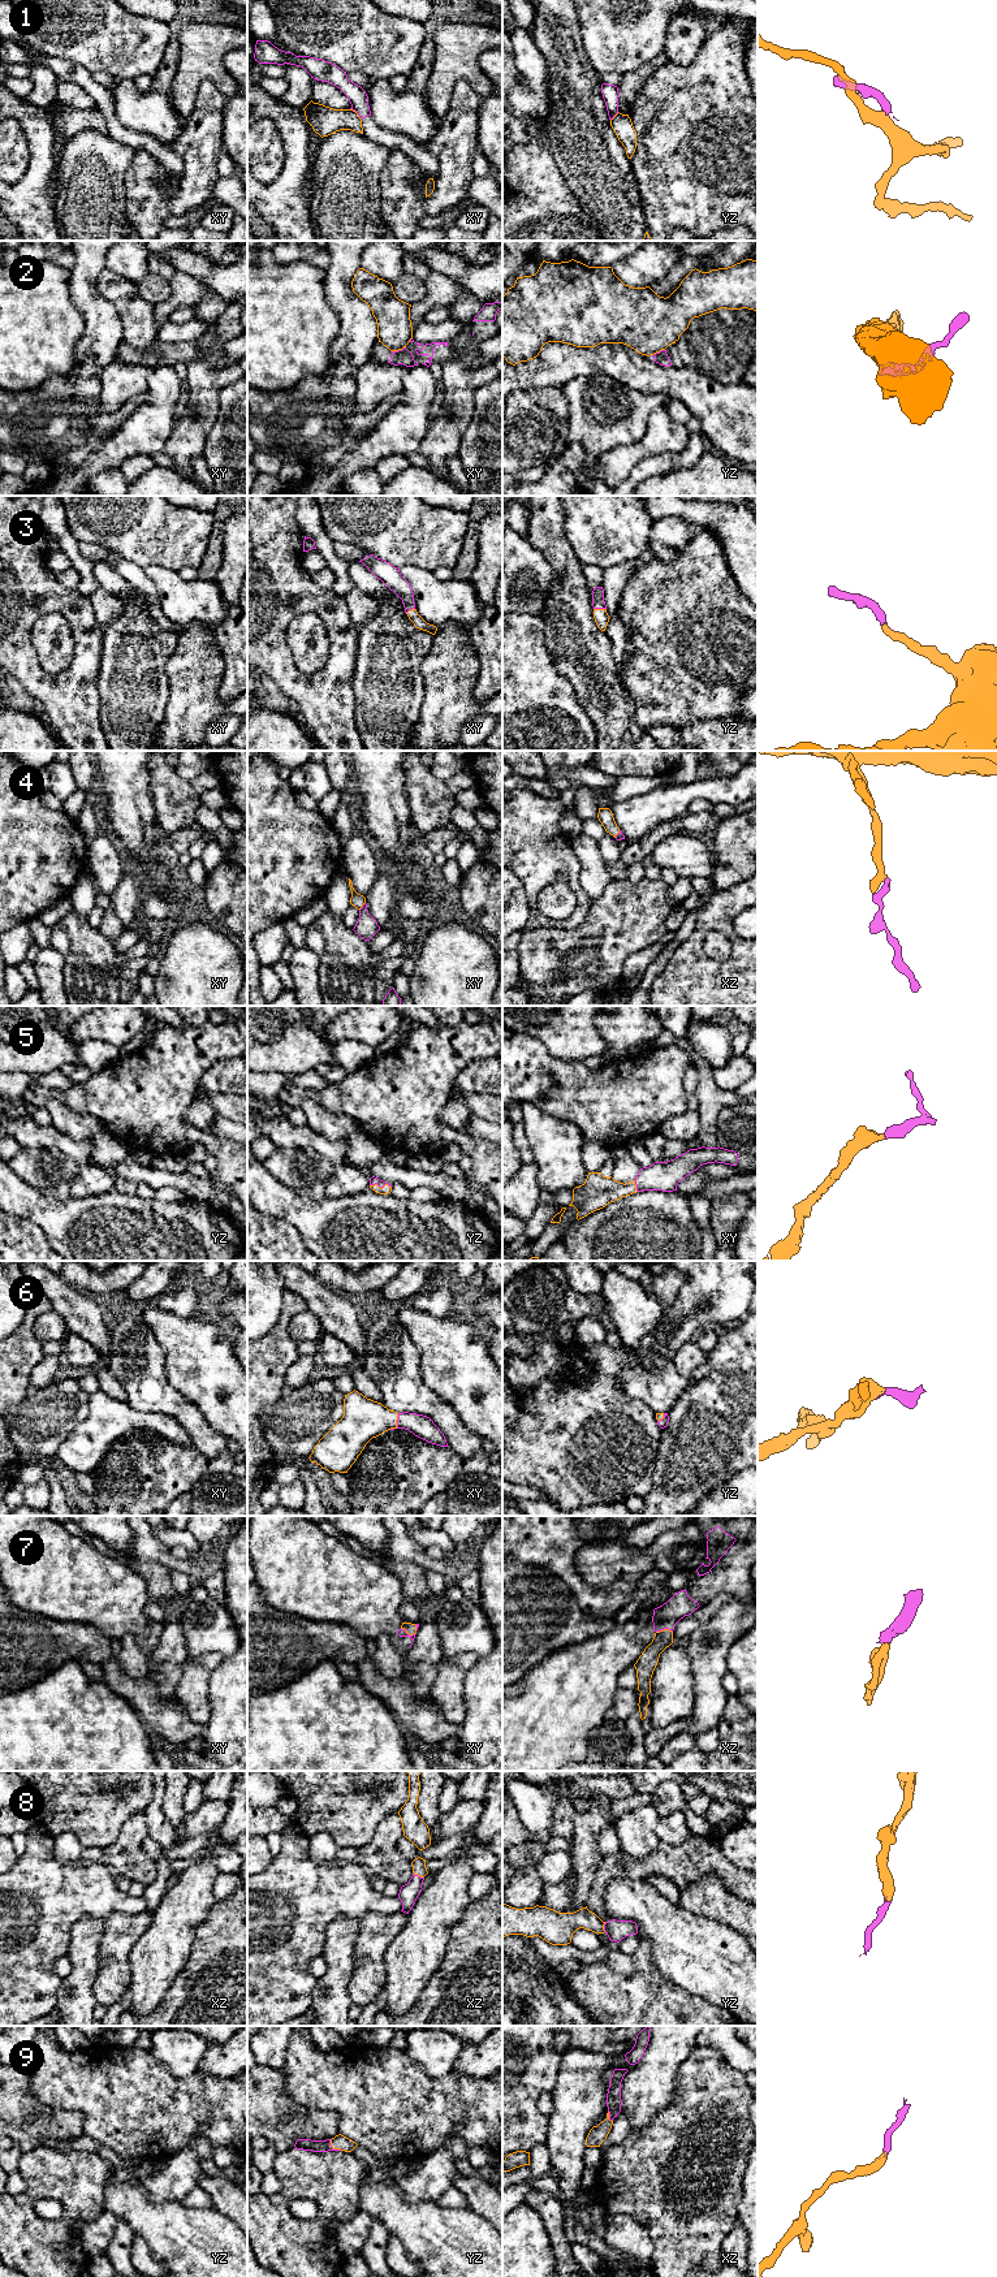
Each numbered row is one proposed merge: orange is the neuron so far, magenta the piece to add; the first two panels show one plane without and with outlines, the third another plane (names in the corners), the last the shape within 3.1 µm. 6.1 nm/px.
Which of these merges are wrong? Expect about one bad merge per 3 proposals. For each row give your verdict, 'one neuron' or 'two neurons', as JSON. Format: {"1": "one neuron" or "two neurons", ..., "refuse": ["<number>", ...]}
{"1": "two neurons", "2": "two neurons", "3": "one neuron", "4": "one neuron", "5": "one neuron", "6": "one neuron", "7": "one neuron", "8": "one neuron", "9": "one neuron", "refuse": ["1", "2"]}

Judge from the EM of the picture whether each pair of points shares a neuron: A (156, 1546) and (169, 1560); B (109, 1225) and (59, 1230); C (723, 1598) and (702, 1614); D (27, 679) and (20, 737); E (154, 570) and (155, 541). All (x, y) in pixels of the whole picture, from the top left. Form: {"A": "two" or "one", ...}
{"A": "one", "B": "one", "C": "one", "D": "two", "E": "two"}

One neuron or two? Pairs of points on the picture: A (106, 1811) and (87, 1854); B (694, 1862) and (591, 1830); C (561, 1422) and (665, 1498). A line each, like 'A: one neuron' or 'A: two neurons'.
A: two neurons
B: two neurons
C: two neurons

